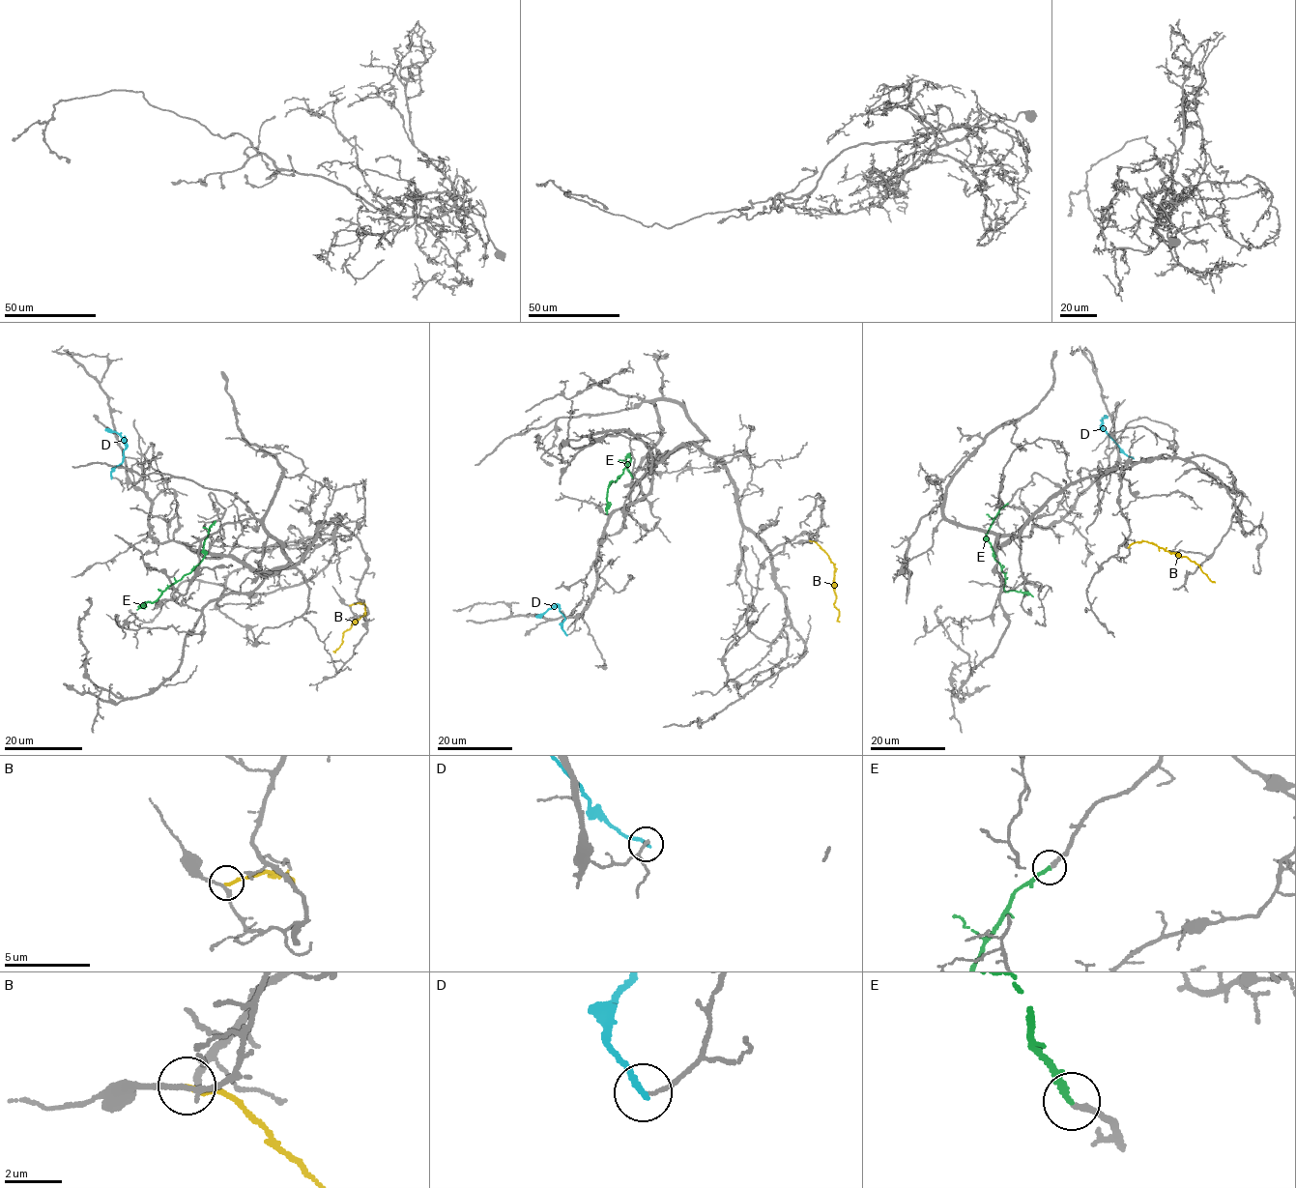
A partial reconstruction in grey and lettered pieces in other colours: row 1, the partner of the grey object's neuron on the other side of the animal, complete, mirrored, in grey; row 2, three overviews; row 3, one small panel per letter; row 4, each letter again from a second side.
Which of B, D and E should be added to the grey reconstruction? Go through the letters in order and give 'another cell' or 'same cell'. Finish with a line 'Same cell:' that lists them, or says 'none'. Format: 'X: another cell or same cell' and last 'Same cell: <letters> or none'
B: another cell
D: another cell
E: same cell
Same cell: E

